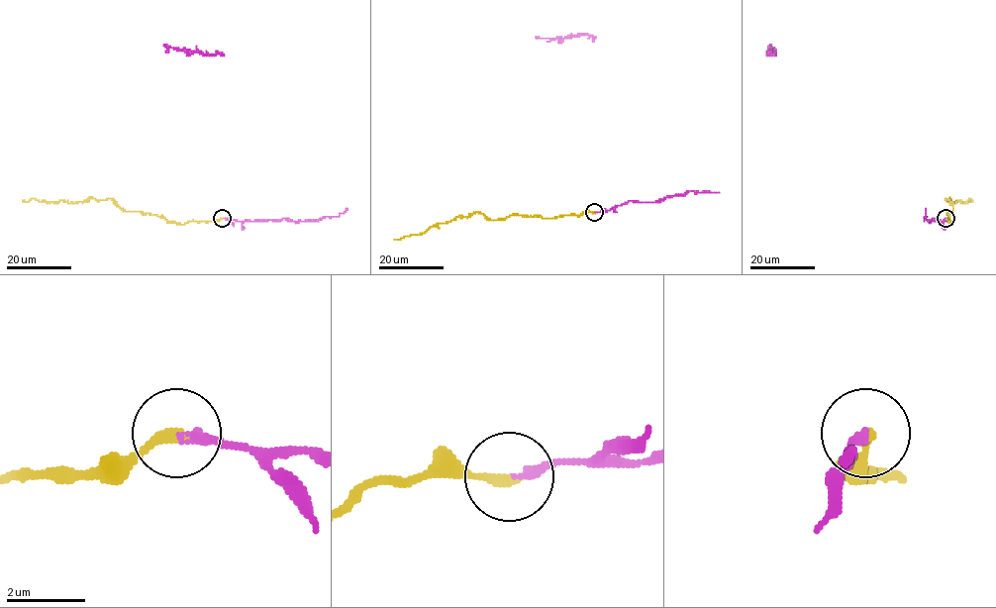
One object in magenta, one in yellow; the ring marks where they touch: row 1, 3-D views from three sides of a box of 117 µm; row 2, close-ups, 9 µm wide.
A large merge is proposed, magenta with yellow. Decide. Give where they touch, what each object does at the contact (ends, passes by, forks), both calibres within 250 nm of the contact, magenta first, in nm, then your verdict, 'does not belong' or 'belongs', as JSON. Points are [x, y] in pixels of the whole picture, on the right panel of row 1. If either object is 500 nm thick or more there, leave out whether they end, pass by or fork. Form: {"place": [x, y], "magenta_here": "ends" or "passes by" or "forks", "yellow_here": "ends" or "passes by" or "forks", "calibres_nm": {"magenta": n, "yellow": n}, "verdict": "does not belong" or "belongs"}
{"place": [946, 218], "magenta_here": "ends", "yellow_here": "ends", "calibres_nm": {"magenta": 220, "yellow": 280}, "verdict": "belongs"}

